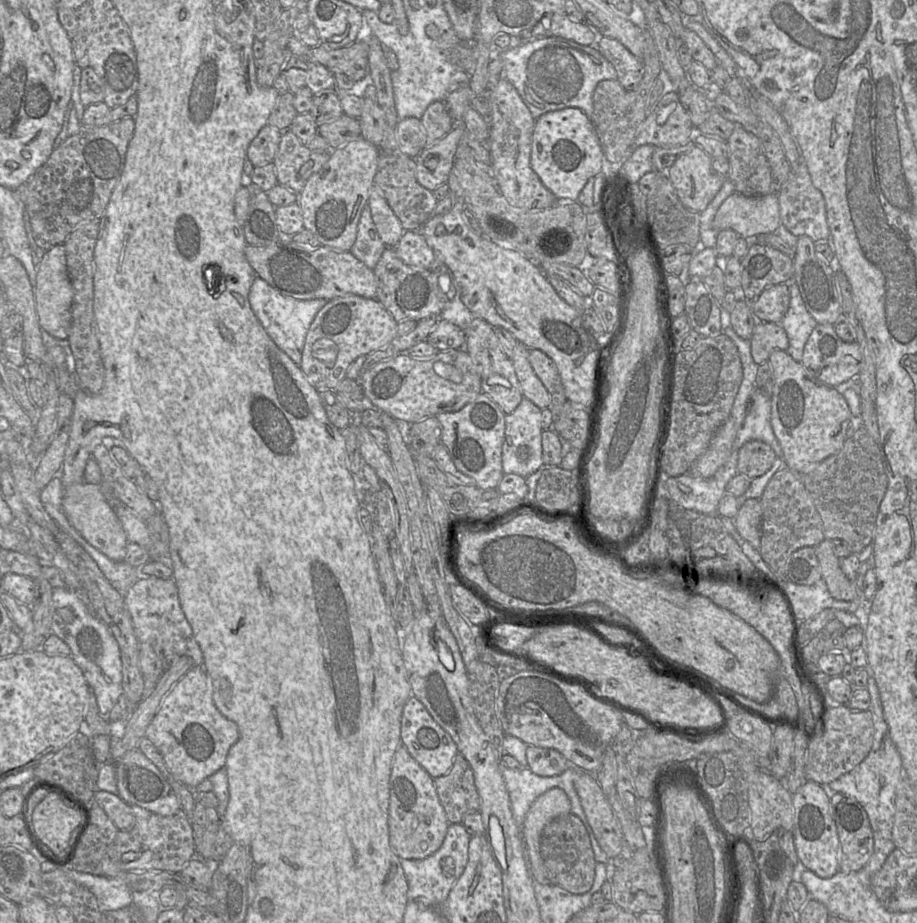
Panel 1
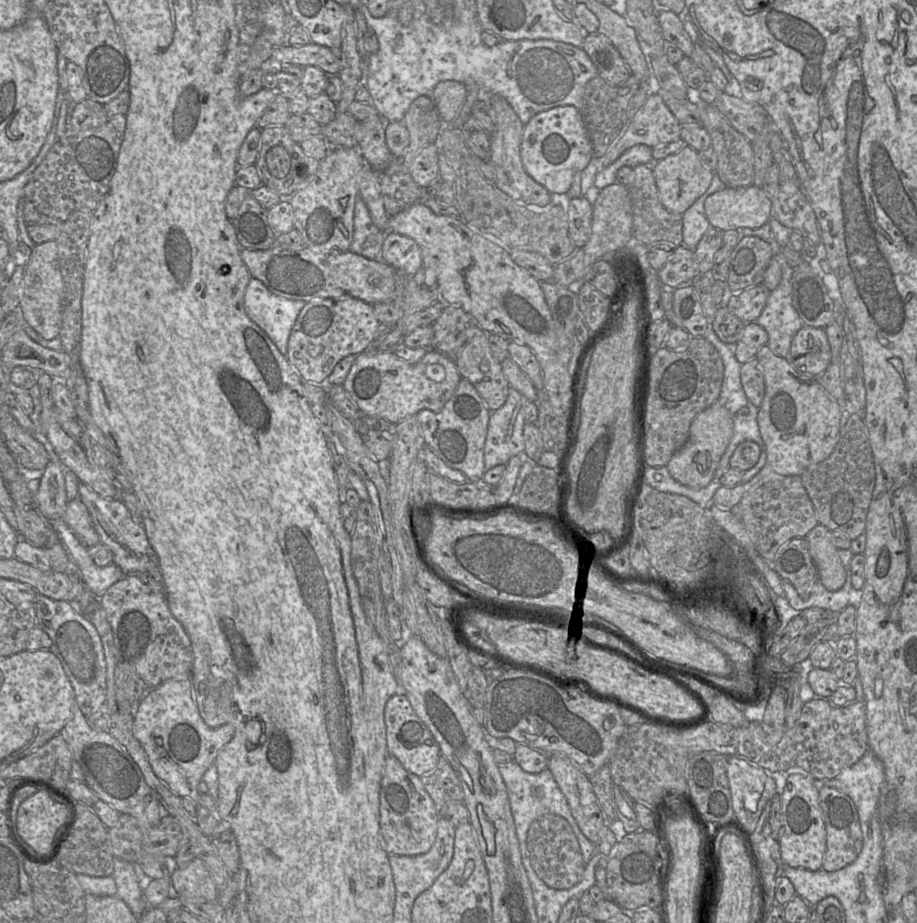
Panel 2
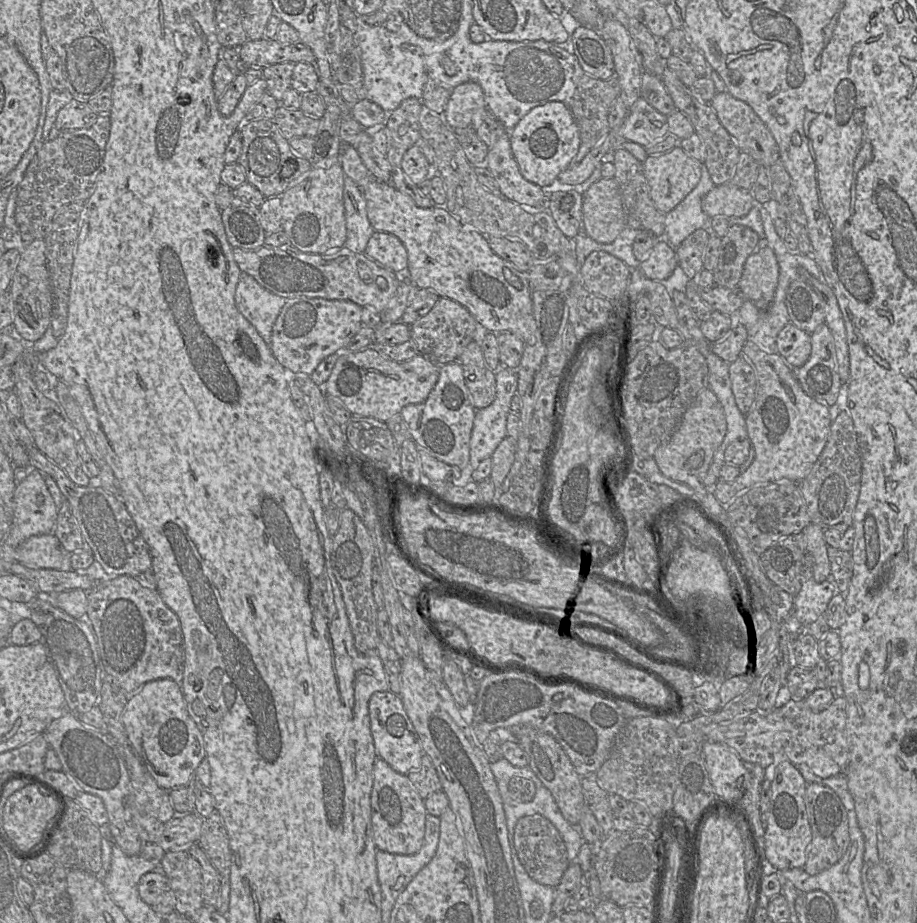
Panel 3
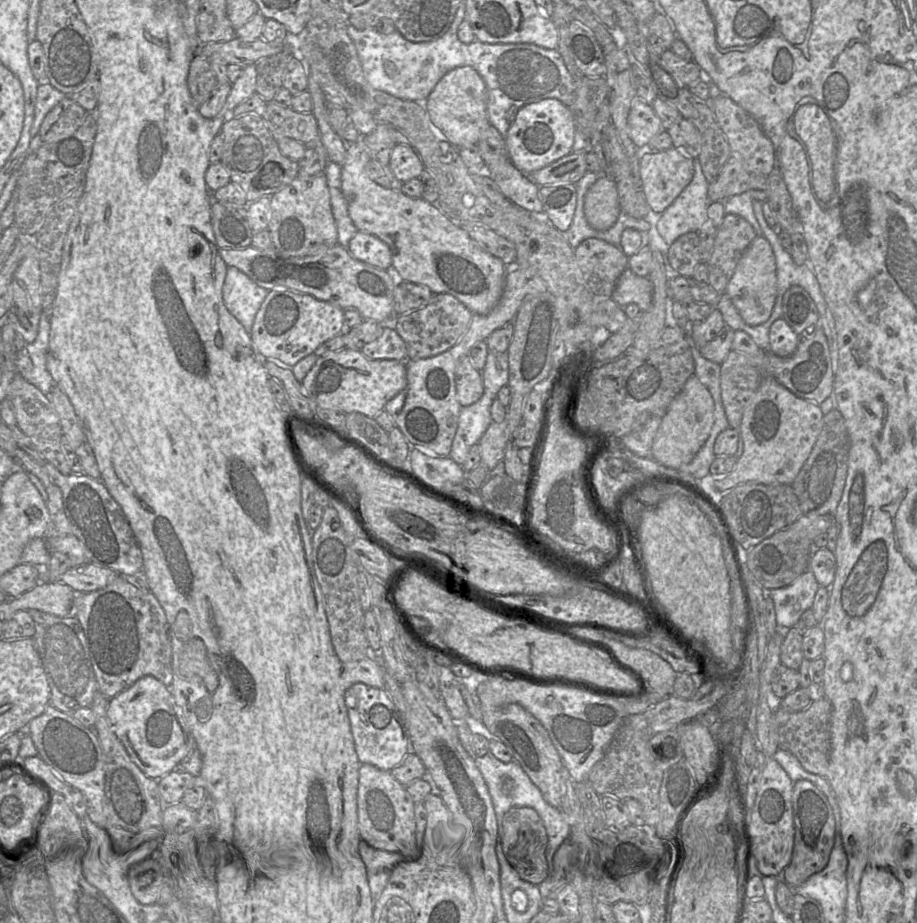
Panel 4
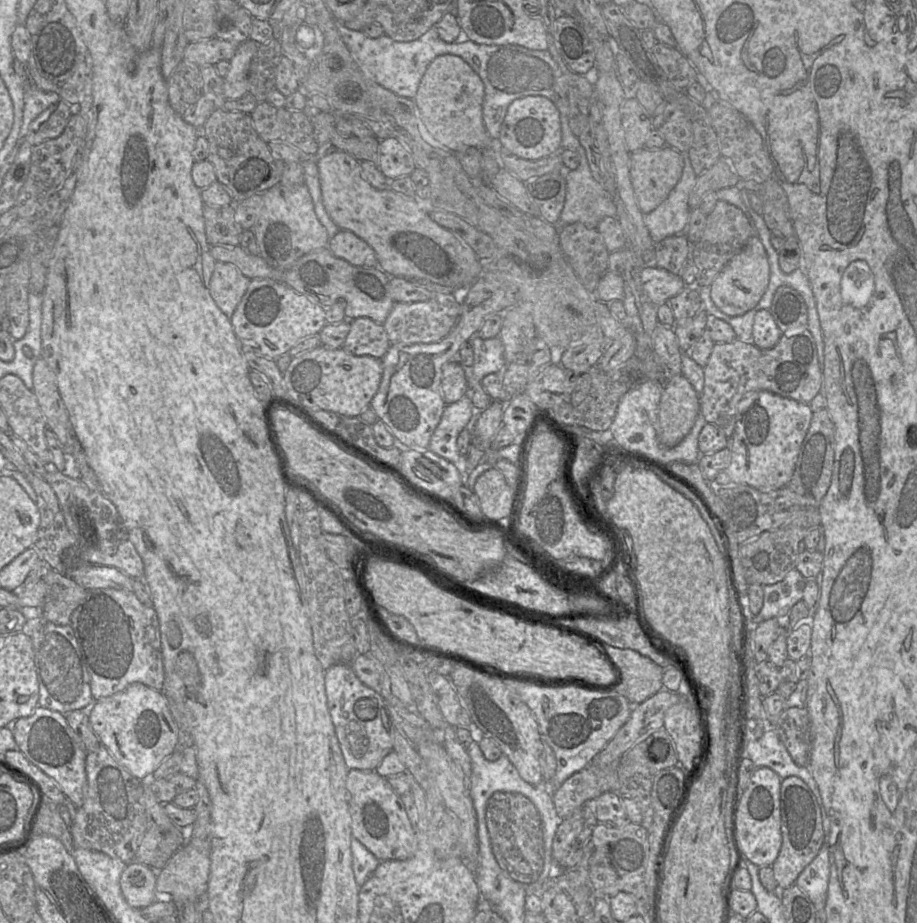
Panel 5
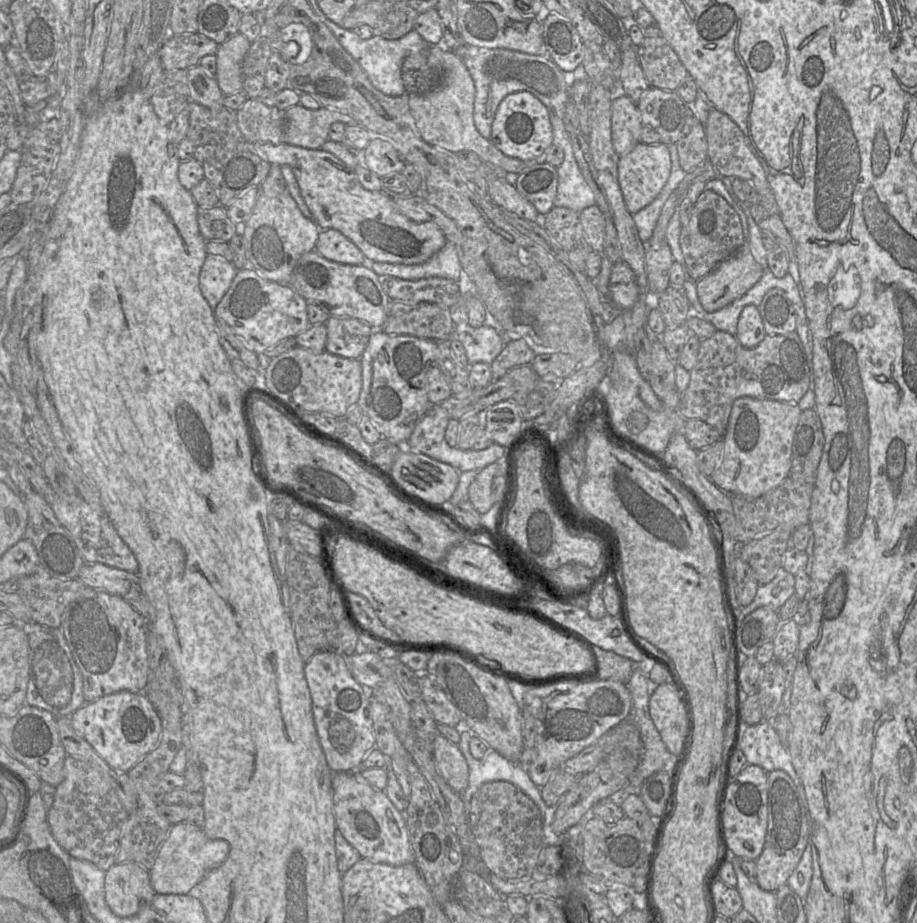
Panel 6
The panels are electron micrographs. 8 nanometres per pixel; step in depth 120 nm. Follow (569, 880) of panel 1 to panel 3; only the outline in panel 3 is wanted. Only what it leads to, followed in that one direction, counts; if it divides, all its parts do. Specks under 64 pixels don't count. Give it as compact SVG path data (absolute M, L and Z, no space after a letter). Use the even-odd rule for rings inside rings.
M540 814L524 816L517 821L514 829L514 847L528 875L546 886L556 887L570 864L561 834Z

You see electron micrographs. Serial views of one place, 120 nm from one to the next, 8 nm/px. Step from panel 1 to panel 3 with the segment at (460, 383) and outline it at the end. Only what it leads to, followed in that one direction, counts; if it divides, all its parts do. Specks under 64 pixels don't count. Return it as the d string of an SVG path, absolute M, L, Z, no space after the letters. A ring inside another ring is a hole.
M367 347L339 357L323 386L326 395L339 398L353 415L386 422L409 404L424 402L439 378L439 365L418 354L407 361L394 361Z

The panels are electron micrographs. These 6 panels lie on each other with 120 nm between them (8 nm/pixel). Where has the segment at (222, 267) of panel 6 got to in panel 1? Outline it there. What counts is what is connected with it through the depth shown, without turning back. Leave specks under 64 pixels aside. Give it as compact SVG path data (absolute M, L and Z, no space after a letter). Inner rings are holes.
M260 277L254 279L248 297L252 311L267 334L277 347L299 366L309 327L316 314L327 303L327 300L298 300L284 296Z

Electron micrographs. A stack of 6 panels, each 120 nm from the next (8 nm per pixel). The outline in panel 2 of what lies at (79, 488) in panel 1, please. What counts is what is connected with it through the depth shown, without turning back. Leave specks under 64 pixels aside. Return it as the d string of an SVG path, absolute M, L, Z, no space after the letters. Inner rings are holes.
M78 497L67 501L63 520L87 548L100 543L99 535L93 526L89 511Z

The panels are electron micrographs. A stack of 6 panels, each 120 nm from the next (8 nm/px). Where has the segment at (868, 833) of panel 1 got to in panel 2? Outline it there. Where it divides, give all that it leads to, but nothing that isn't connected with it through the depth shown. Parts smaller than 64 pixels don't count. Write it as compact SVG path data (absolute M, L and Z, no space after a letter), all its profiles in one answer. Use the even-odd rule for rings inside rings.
M829 786L819 789L819 808L826 830L826 850L821 870L837 871L854 862L863 848L863 833L857 808L848 795Z

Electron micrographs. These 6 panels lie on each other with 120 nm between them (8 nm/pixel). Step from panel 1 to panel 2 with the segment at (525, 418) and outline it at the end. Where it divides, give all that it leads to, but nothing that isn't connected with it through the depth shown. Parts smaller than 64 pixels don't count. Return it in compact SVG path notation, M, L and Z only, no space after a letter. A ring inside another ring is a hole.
M510 387L503 406L491 411L484 446L486 471L505 465L511 457L524 452L523 427L526 420L522 406L527 401L520 392Z

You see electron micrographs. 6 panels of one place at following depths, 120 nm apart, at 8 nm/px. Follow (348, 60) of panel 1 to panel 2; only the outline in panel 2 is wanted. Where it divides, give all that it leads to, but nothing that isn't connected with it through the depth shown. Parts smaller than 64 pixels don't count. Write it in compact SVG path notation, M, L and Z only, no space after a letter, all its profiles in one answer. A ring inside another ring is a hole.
M314 43L300 47L282 46L274 49L263 69L268 71L283 65L315 66L327 75L338 75L341 70L340 52Z

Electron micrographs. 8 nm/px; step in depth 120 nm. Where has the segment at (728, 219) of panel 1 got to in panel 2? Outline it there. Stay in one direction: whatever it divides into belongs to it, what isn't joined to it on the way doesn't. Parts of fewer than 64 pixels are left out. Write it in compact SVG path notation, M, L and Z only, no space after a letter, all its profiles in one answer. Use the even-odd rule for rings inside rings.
M755 185L724 187L706 198L704 208L711 226L723 231L759 228L772 217L772 200Z

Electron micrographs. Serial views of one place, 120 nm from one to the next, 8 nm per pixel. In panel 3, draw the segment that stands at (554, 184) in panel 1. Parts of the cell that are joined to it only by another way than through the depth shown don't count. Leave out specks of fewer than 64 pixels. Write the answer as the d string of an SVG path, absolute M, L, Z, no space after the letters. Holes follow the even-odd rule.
M551 101L531 109L509 131L513 156L522 176L540 187L551 185L576 156L581 138L570 108L559 101Z

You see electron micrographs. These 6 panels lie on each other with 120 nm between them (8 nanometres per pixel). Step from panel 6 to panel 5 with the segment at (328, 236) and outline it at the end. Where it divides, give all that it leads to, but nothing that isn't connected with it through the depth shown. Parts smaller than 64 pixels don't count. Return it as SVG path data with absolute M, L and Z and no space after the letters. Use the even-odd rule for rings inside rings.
M340 230L334 237L330 238L327 248L334 256L354 266L378 266L375 251L351 231Z

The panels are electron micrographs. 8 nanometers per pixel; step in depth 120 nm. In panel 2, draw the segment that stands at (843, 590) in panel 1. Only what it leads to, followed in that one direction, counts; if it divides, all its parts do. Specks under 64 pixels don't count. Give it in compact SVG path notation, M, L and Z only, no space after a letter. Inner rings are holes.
M816 525L805 537L810 555L817 569L818 578L828 591L843 587L848 578L839 556L839 549L834 545L831 531L824 525Z

